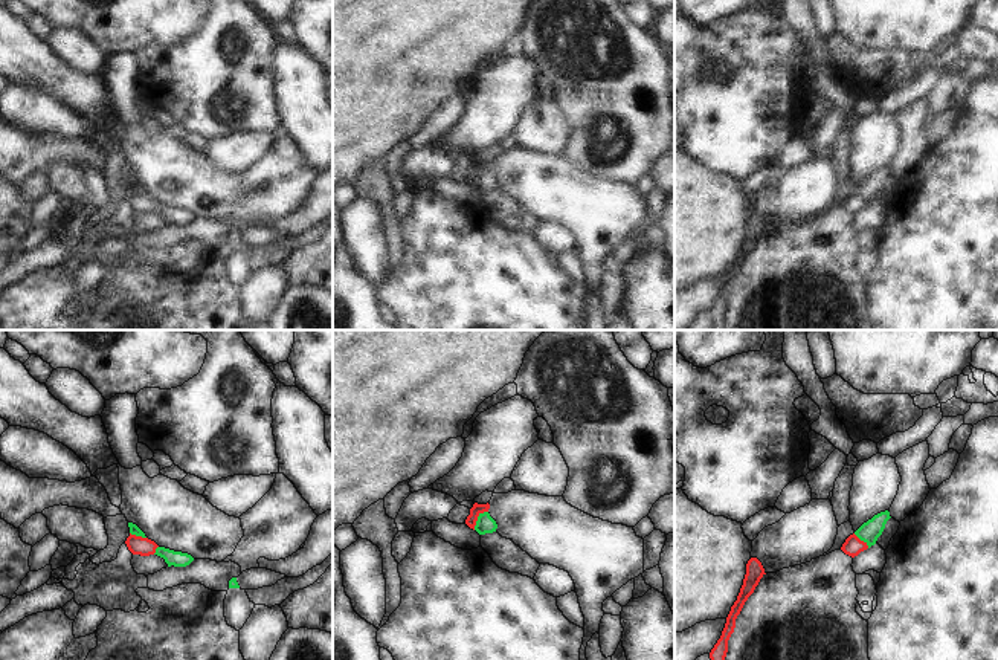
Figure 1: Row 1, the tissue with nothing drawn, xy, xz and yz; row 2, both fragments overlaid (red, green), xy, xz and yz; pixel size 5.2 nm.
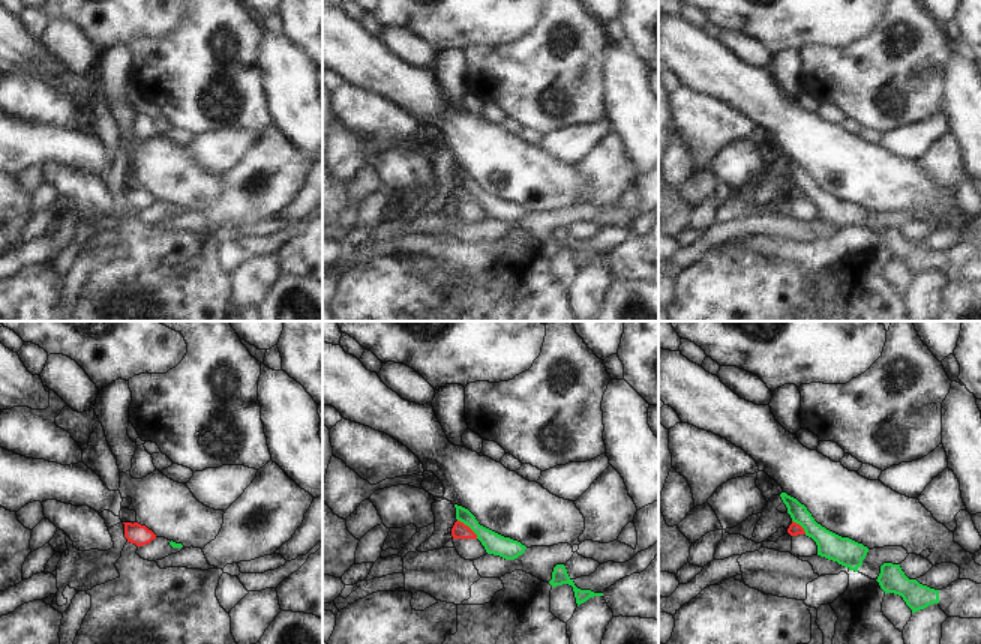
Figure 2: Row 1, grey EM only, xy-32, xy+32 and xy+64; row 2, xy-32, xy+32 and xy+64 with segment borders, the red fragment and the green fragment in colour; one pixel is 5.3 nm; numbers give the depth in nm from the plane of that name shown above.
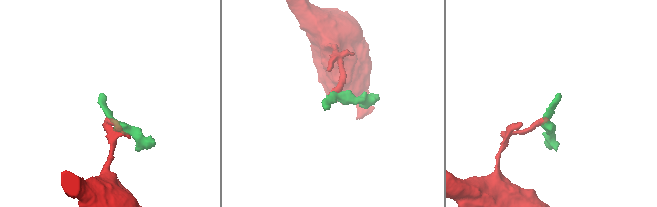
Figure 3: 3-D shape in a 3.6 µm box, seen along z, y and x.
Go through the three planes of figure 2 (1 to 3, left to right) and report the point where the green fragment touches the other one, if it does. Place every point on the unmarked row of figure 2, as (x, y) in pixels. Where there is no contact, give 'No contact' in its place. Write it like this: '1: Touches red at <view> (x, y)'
1: No contact
2: Touches red at xy+32 (468, 191)
3: Touches red at xy+64 (800, 189).

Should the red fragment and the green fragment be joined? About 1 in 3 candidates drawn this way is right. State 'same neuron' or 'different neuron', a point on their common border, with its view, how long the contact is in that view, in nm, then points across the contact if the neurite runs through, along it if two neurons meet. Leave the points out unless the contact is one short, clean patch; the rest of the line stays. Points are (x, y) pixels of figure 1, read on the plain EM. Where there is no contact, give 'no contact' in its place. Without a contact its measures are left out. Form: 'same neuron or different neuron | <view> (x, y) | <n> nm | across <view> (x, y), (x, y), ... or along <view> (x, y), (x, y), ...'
different neuron | xz (476, 176) | 130 nm | along xz (487, 168), (478, 174), (473, 187)

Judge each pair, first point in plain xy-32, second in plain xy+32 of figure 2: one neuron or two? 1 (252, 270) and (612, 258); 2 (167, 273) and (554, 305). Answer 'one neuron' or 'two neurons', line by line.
1: two neurons
2: one neuron

